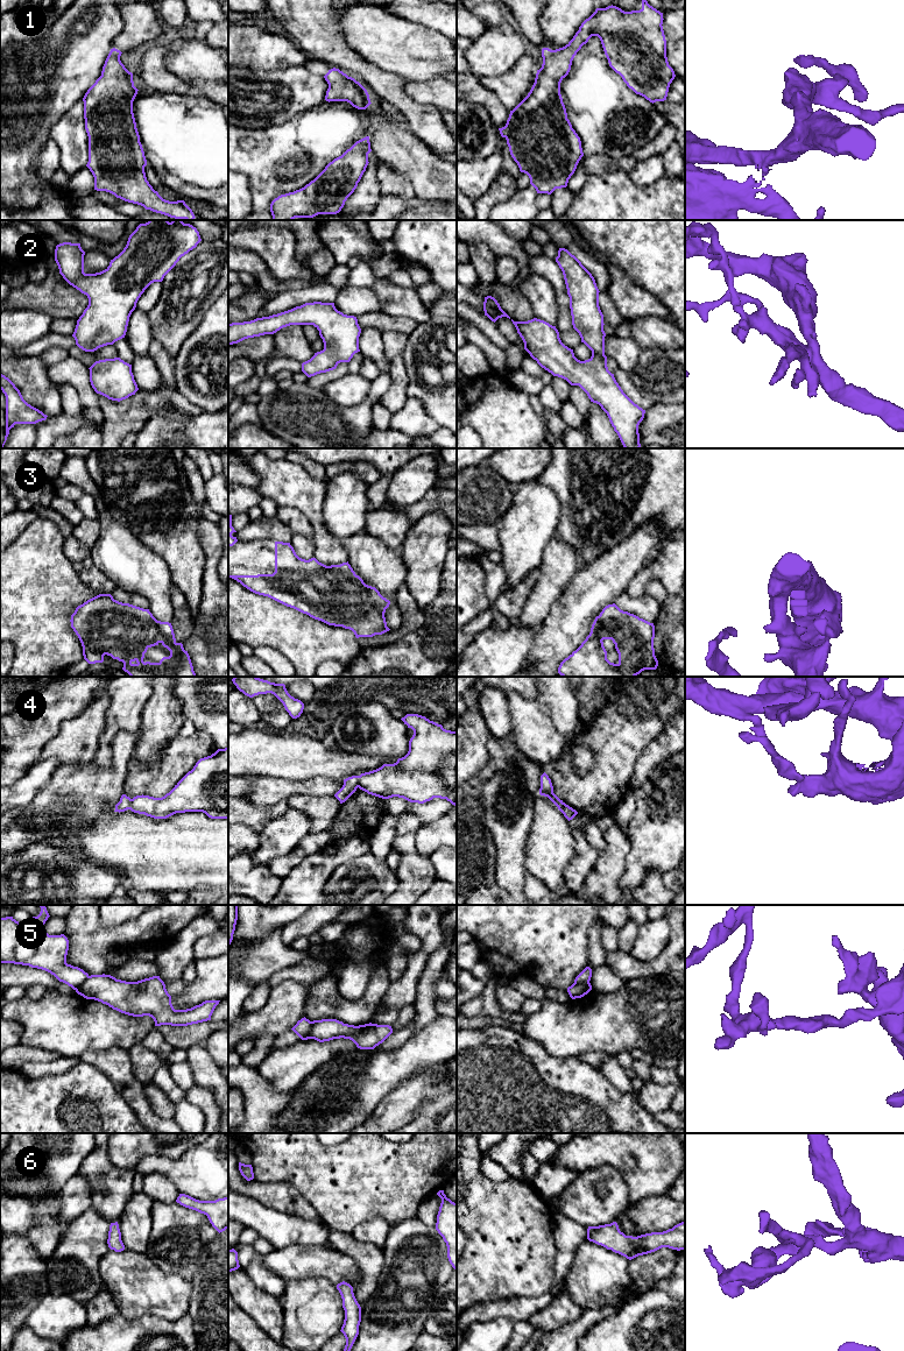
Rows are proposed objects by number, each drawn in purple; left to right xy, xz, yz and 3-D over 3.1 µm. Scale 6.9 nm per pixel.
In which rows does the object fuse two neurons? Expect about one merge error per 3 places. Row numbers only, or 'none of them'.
4, 5

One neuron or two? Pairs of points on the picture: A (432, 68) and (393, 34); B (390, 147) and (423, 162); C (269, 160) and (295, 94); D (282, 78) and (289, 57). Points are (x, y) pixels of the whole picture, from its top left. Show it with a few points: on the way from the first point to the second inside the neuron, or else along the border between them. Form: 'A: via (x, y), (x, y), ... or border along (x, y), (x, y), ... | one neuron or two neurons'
A: via (424, 57), (403, 44) | one neuron
B: via (398, 148), (415, 162) | one neuron
C: border along (309, 108), (296, 113), (281, 124), (258, 128) | two neurons
D: border along (303, 64), (259, 71) | two neurons

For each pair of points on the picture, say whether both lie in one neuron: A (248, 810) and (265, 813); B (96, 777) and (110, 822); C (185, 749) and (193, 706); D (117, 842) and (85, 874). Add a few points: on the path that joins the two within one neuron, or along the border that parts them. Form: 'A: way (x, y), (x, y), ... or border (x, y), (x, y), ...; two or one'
A: way (252, 813), (261, 813); one
B: border (77, 801), (86, 820), (114, 804); two
C: border (196, 729), (203, 730), (216, 745); two
D: border (82, 860), (91, 860), (118, 872); two

